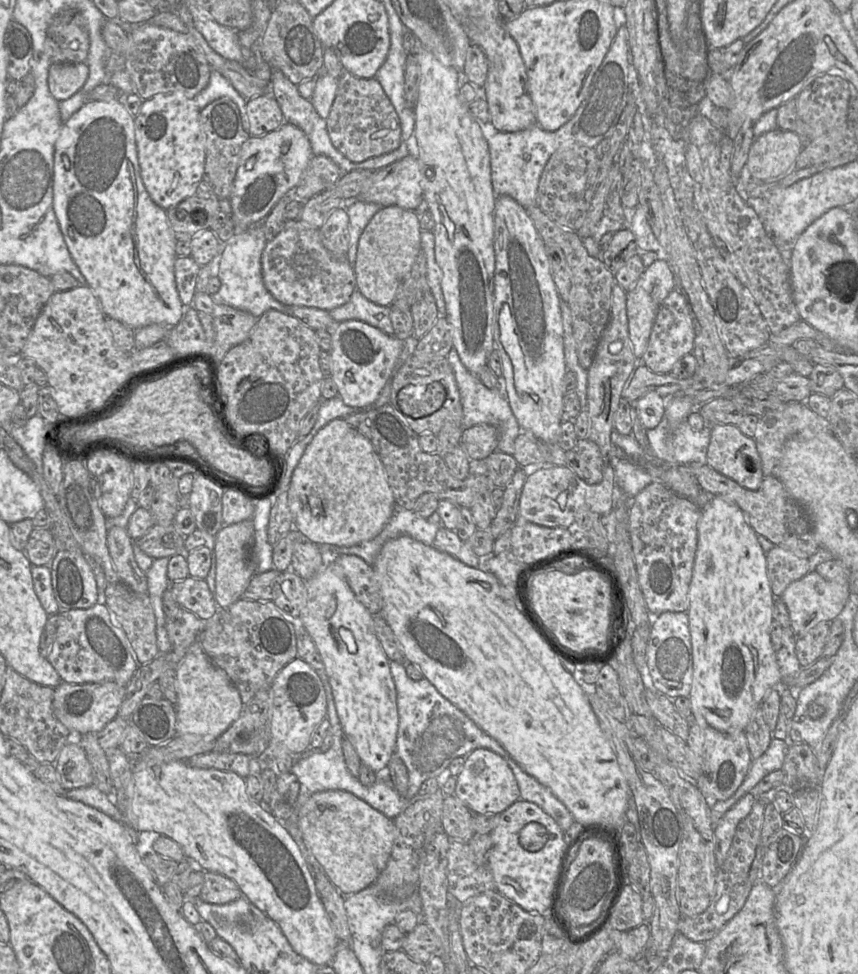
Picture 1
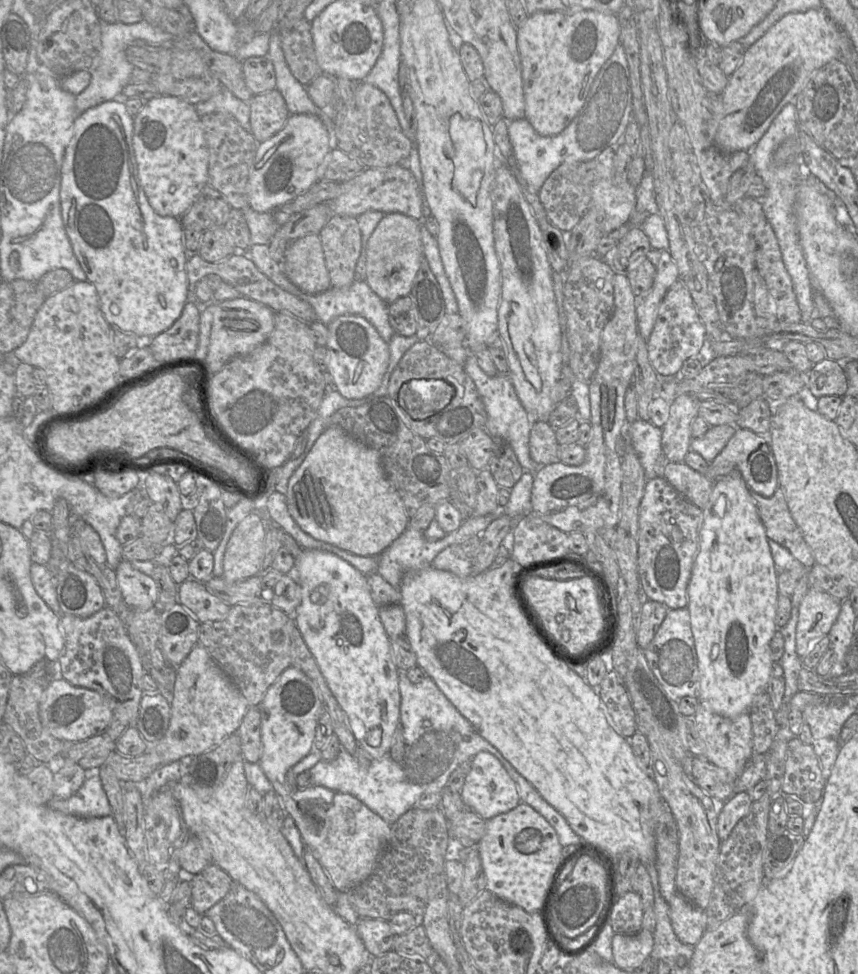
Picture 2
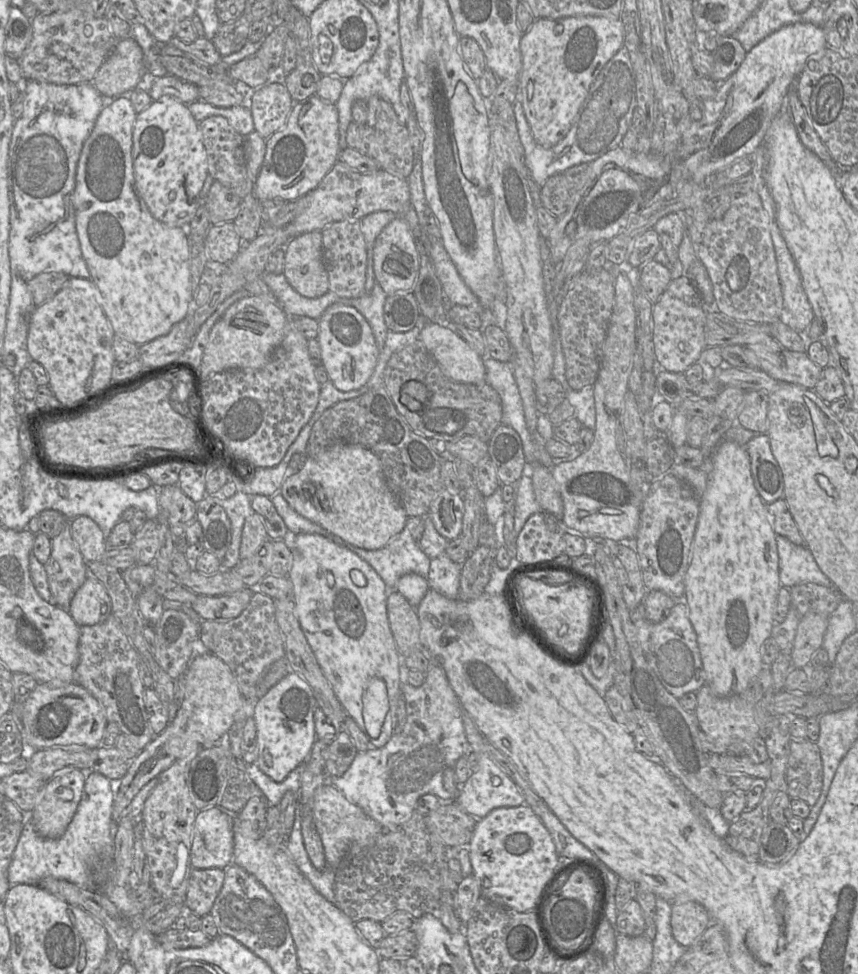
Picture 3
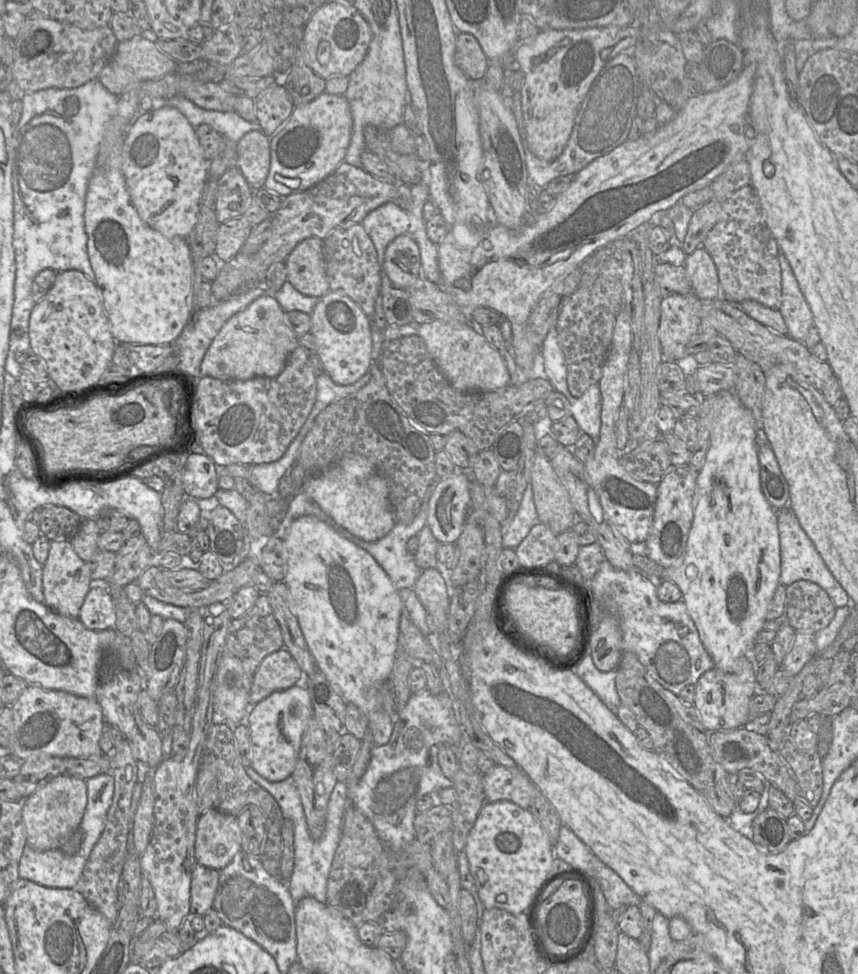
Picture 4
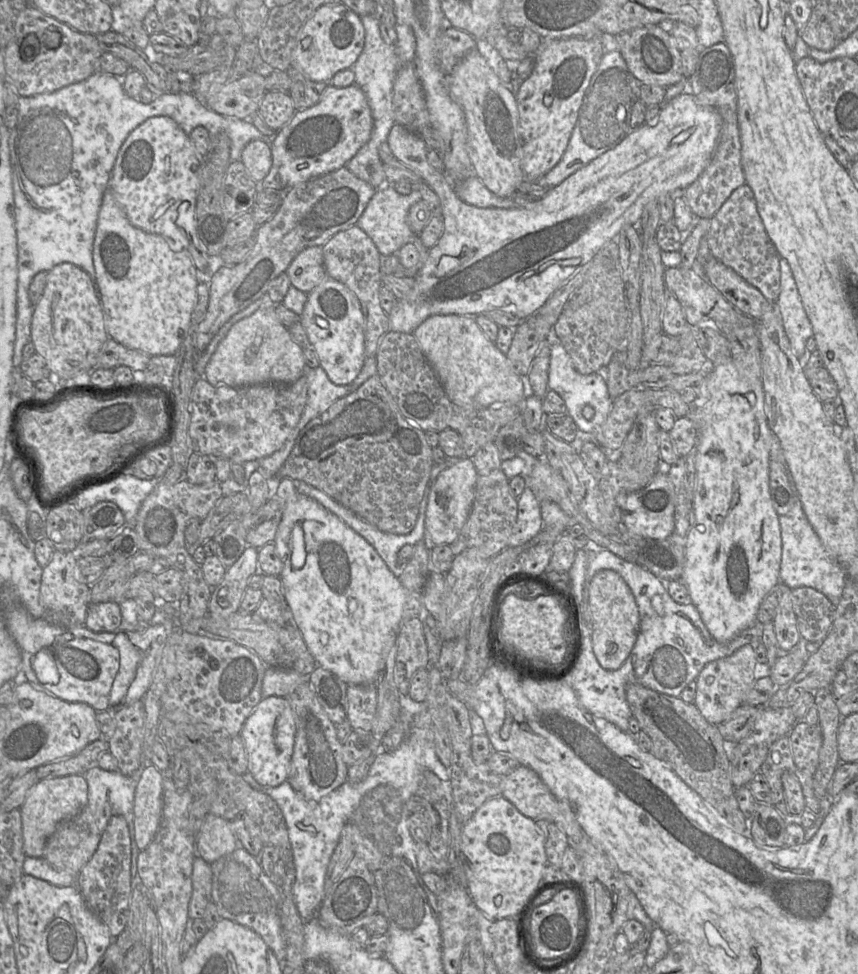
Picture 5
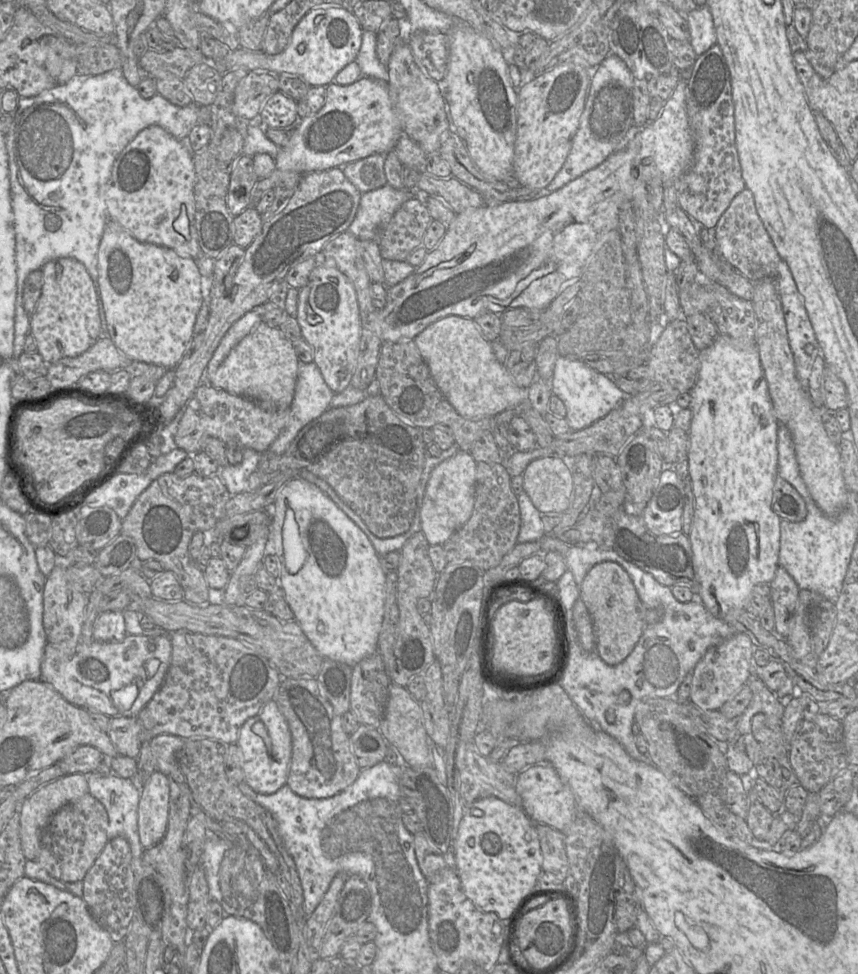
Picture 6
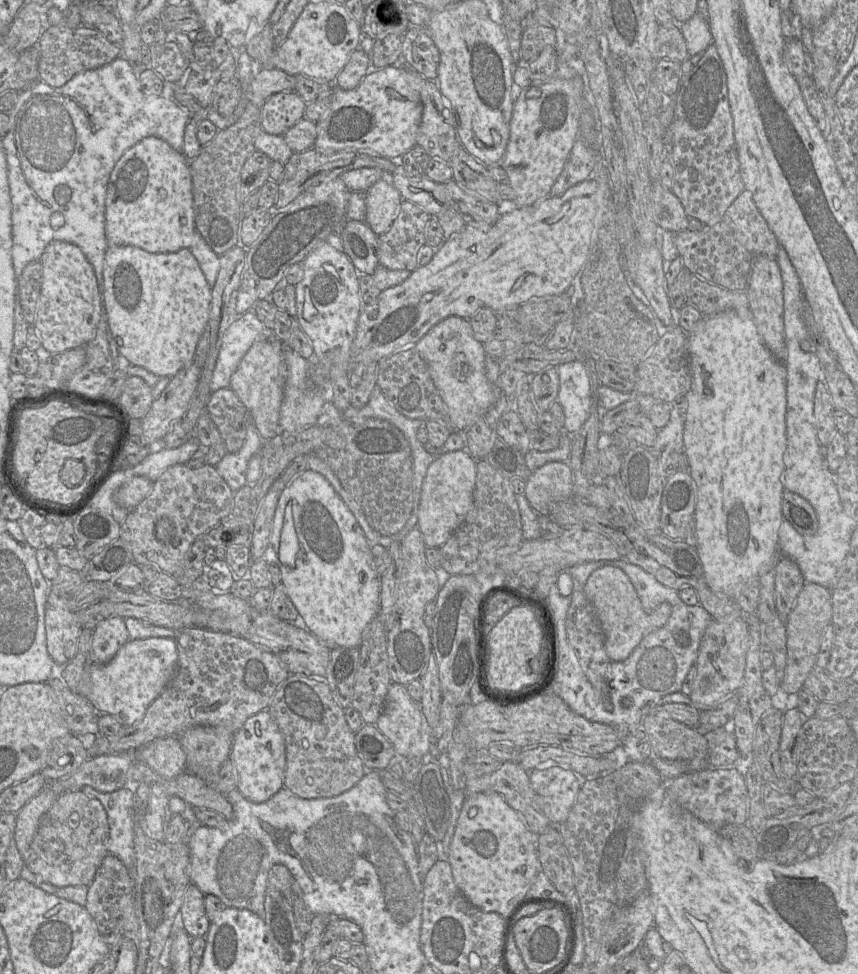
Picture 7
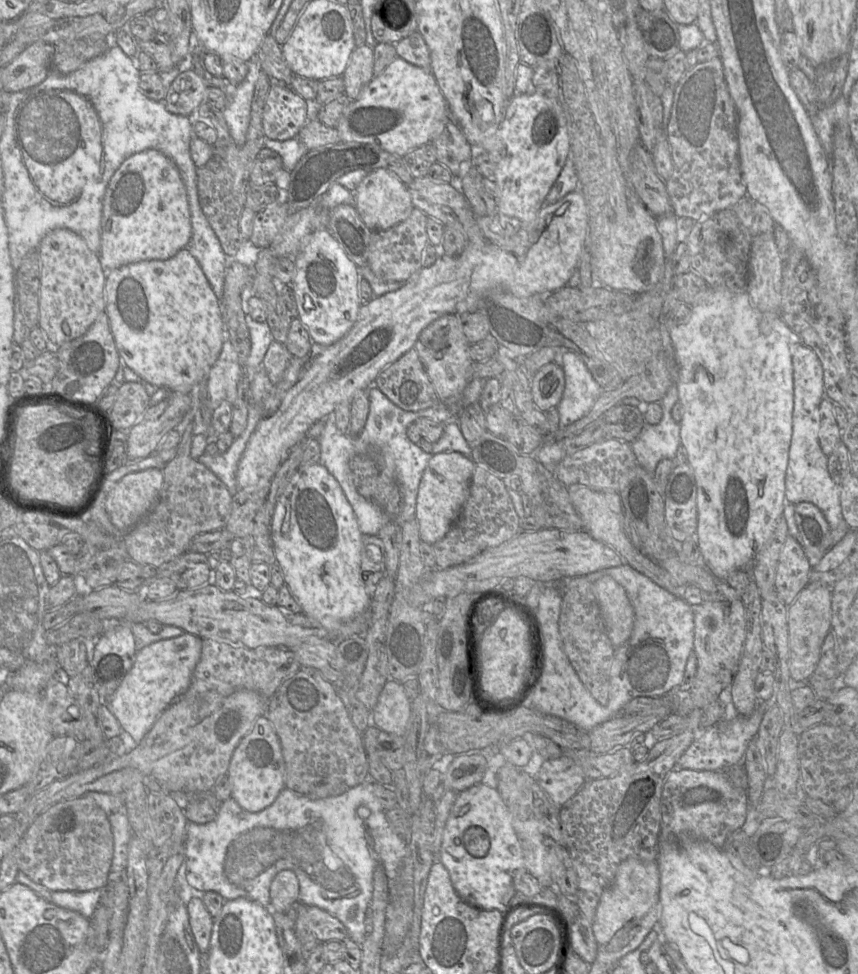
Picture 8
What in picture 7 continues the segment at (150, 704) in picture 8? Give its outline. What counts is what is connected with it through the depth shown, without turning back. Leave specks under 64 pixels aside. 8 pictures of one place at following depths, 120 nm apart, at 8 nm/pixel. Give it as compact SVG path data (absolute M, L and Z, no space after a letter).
M173 638L130 639L105 665L92 665L90 703L99 714L110 714L124 726L139 722L150 704L172 680L178 662L177 644Z

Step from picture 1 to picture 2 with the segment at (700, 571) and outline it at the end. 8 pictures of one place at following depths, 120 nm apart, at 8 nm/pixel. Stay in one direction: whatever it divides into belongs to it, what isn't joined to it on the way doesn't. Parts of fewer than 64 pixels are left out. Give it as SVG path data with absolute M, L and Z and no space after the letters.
M733 471L715 482L708 503L702 510L702 523L698 534L698 550L694 557L687 594L687 608L690 613L691 630L693 633L700 675L700 684L697 696L699 702L707 704L716 714L728 718L734 718L744 712L748 712L754 698L762 691L767 690L767 684L771 674L772 665L774 663L771 659L769 644L775 630L777 629L775 624L775 615L778 587L777 573L768 545L765 528L758 516L755 503L750 495L750 490L738 471Z

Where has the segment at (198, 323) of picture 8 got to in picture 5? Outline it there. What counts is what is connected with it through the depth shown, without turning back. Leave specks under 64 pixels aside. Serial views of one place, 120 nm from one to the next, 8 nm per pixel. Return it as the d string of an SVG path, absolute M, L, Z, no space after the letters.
M107 189L98 215L93 264L109 338L149 356L176 355L197 303L197 269L189 253L174 252L164 237L133 226Z

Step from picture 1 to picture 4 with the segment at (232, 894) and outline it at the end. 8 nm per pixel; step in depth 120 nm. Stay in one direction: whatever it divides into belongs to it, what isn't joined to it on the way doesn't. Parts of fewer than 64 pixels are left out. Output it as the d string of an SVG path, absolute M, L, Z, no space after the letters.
M195 864L191 878L190 915L204 916L212 909L219 884L219 871Z

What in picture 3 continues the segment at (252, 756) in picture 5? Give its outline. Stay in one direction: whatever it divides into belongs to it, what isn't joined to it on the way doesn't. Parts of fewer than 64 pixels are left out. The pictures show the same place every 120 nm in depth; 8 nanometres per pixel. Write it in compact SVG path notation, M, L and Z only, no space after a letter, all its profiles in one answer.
M290 672L274 685L262 698L257 700L253 718L256 724L258 757L257 767L275 782L282 782L288 774L304 763L316 741L314 711L316 699L309 684L297 673Z

